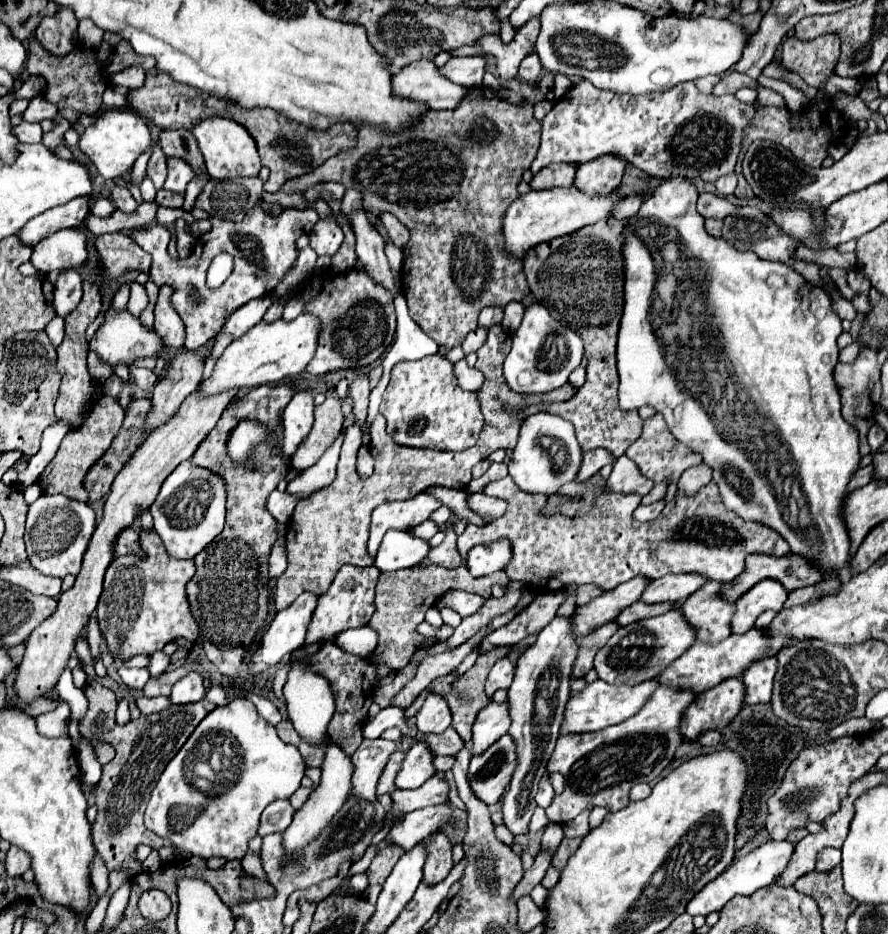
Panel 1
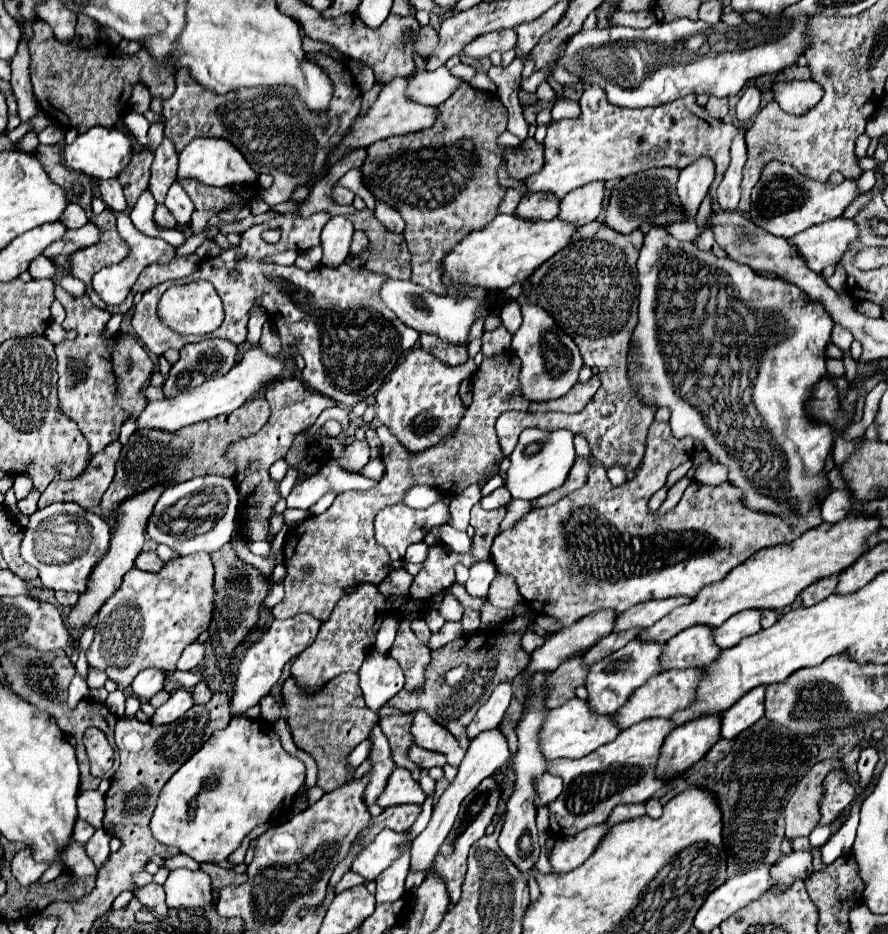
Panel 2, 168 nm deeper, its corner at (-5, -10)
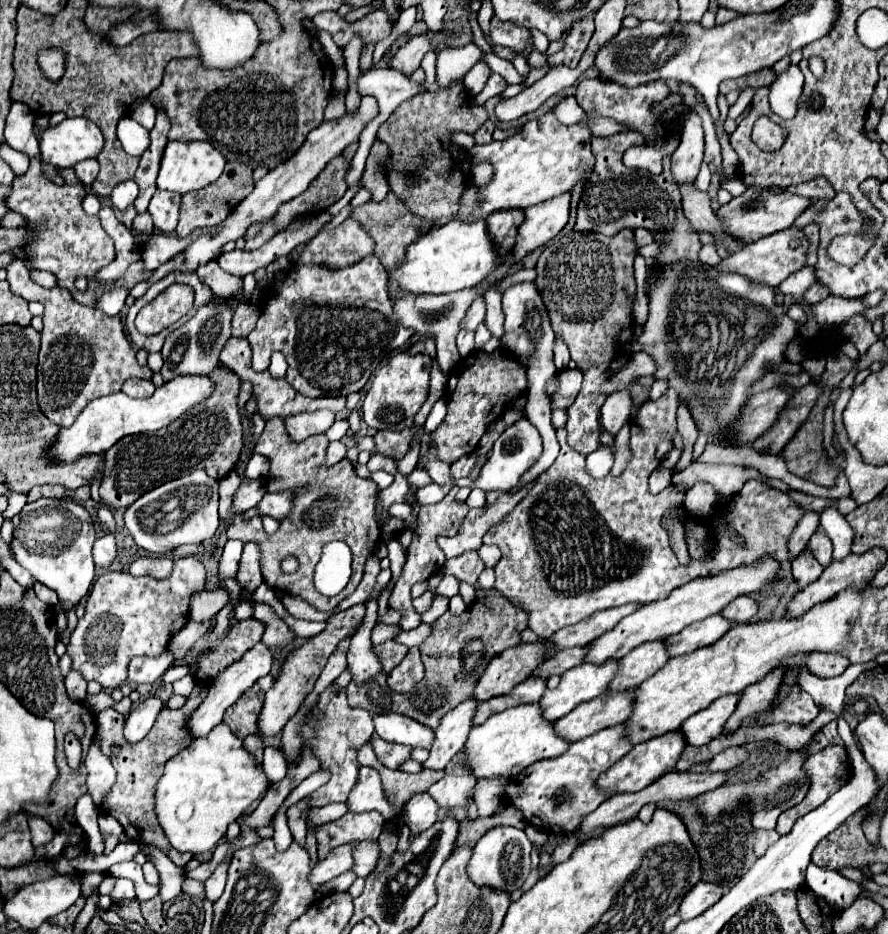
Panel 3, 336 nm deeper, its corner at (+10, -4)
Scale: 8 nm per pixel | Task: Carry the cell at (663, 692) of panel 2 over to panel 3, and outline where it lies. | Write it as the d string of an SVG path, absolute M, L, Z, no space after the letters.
M628 688L622 692L604 692L598 698L576 706L572 714L560 718L556 722L556 730L564 740L576 742L604 728L622 724L632 714L634 696L636 688Z

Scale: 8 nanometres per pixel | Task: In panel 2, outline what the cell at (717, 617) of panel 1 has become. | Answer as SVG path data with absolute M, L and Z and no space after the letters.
M691 626L683 632L679 632L679 636L673 636L665 646L663 652L659 656L661 660L661 670L681 670L681 668L701 668L707 666L711 660L715 660L717 652L721 652L721 648L717 648L717 644L713 642L713 630L707 626Z

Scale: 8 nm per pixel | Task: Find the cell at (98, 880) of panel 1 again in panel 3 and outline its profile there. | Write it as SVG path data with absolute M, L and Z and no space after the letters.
M36 816L28 818L28 826L30 826L30 834L32 834L32 844L36 848L46 846L56 834L56 830L44 818L36 818Z

